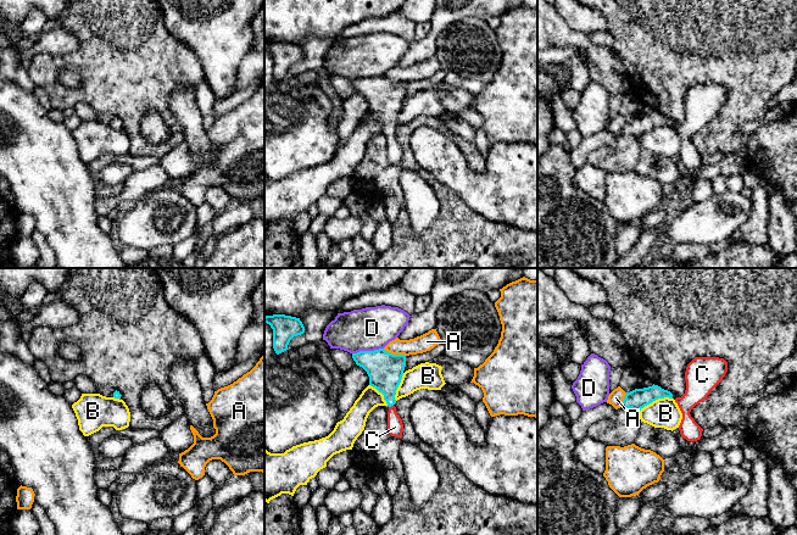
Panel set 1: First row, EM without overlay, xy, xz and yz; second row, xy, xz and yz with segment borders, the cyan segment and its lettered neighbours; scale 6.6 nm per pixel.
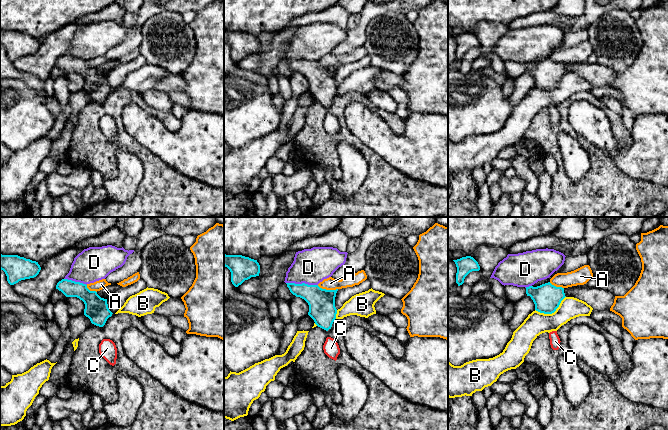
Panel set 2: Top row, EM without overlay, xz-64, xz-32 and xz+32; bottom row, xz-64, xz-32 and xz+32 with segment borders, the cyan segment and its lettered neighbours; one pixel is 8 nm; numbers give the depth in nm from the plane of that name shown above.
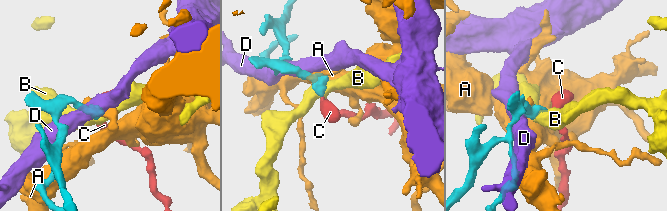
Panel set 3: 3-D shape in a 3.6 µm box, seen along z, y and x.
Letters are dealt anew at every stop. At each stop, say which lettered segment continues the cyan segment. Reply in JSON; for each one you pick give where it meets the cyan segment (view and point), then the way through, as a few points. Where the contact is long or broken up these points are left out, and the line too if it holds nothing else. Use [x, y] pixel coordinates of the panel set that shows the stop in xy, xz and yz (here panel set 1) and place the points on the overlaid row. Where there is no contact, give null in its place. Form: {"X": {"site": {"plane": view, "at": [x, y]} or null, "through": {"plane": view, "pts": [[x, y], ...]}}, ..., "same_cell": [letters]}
{"C": {"site": {"plane": "xz", "at": [390, 406]}, "through": {"plane": "xz", "pts": [[385, 371], [390, 406], [395, 427]]}}, "same_cell": ["C"]}

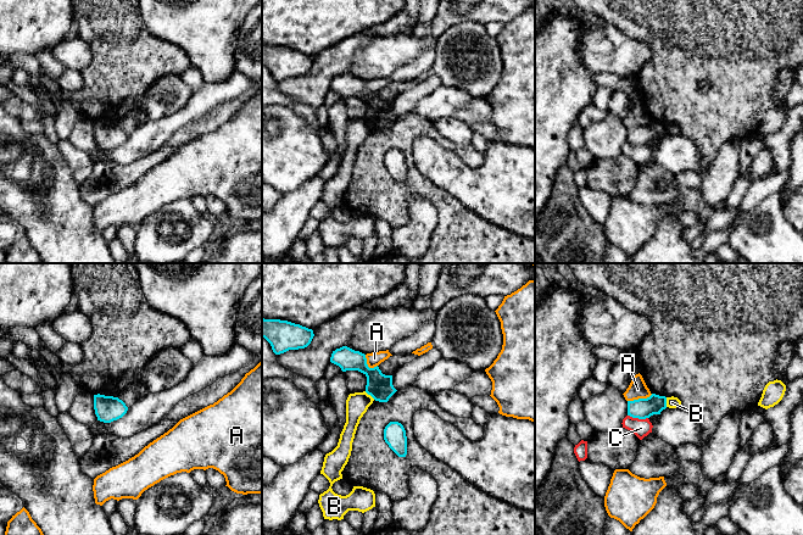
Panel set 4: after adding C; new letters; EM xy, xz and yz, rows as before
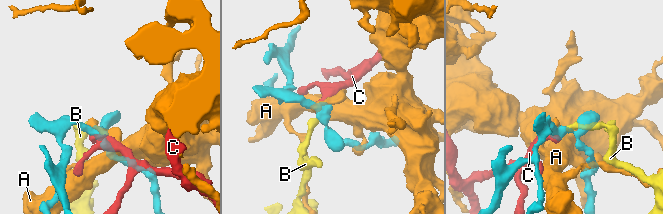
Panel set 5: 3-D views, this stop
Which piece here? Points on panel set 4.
{"same_cell": []}

